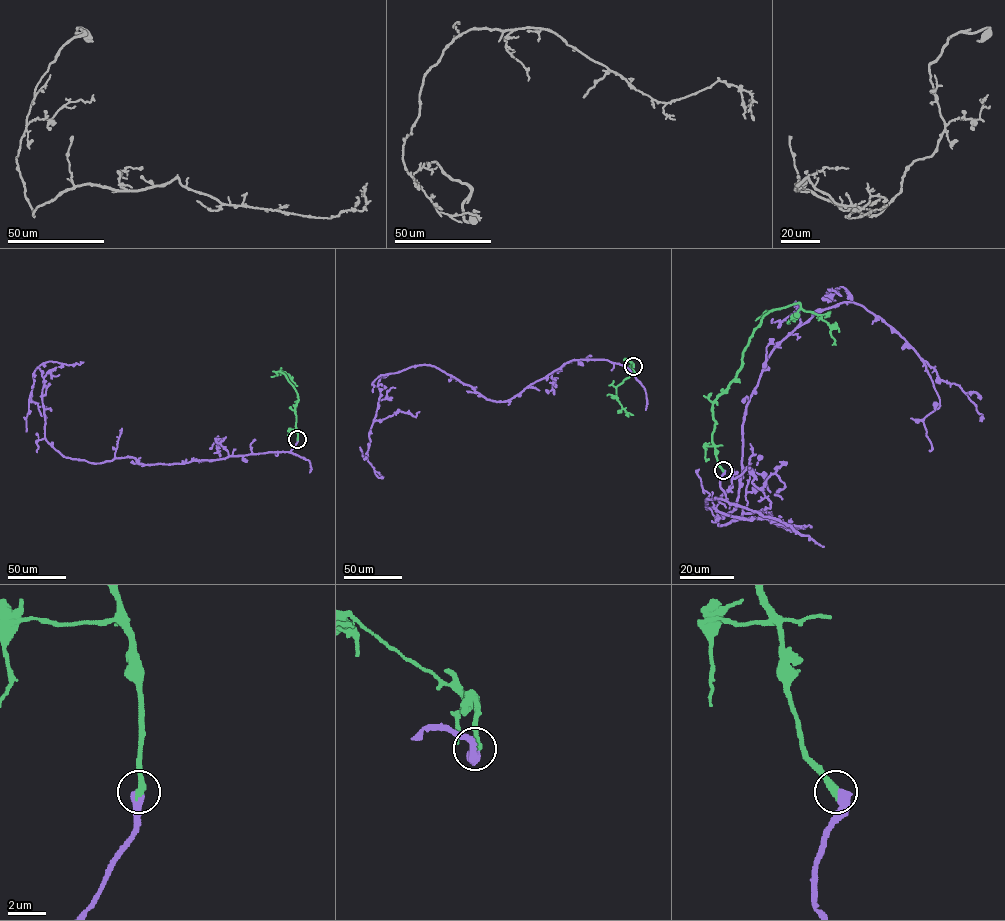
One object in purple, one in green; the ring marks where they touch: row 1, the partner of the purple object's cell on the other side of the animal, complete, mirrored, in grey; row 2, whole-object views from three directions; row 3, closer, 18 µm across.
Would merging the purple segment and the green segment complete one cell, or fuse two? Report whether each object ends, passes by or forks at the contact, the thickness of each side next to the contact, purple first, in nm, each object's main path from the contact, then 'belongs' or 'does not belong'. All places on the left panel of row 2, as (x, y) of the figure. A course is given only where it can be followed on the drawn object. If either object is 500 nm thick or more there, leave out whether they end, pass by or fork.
calibres 550 and 380 nm; course purple (297, 440), (290, 452), (183, 463), (66, 457), (45, 437), (44, 379), (38, 368), (26, 431); course green (297, 440), (295, 406), (298, 396), (281, 368), (297, 386); belongs

